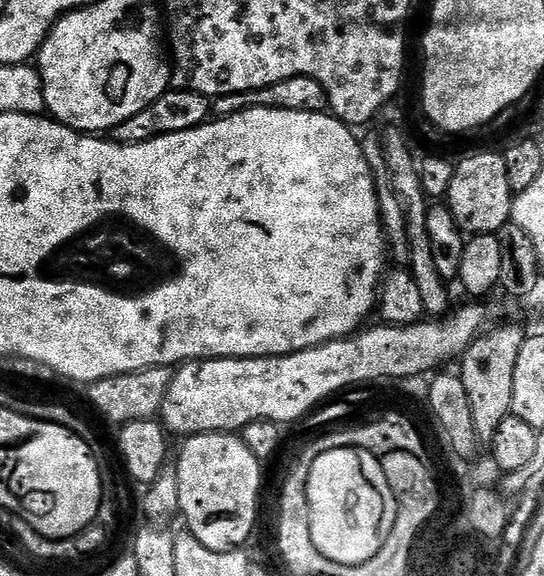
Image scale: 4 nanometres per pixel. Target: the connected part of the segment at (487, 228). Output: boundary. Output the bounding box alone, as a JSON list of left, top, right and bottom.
[446,152,514,234]

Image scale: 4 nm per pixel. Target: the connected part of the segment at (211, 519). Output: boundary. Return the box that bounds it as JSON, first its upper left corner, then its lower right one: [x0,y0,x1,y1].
[175,432,262,552]

